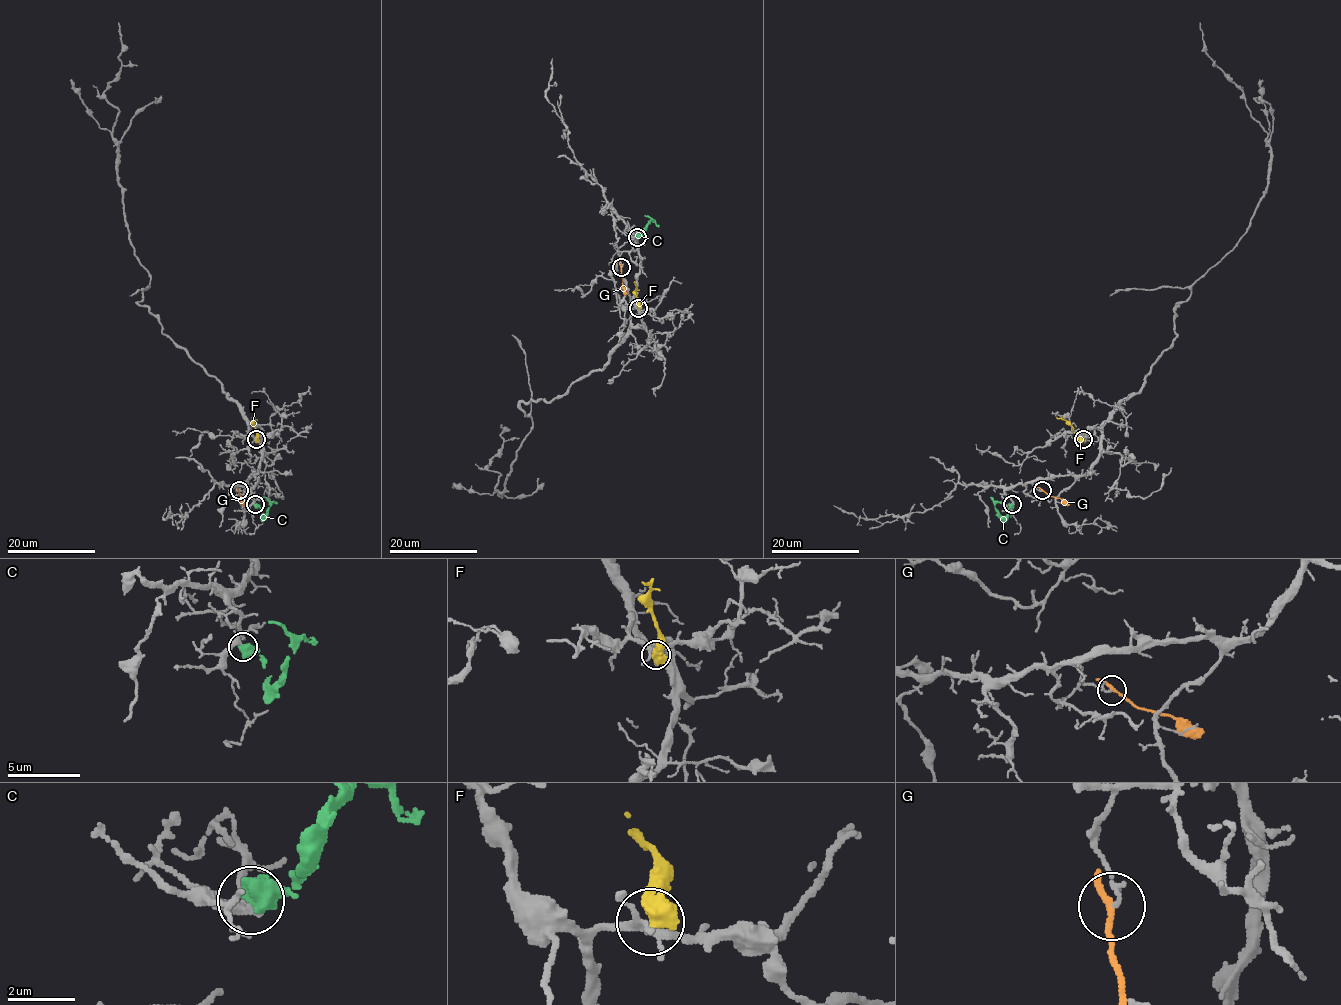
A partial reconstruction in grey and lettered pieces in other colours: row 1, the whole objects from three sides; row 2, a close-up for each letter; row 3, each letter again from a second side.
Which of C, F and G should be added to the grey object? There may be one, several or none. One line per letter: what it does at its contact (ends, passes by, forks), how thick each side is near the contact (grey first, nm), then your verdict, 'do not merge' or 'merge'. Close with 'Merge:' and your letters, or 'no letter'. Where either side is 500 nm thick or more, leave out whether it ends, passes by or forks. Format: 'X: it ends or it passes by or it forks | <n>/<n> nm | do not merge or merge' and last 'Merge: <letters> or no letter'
C: 240/750 nm | do not merge
F: 220/700 nm | do not merge
G: it passes by | 130/180 nm | do not merge
Merge: no letter

